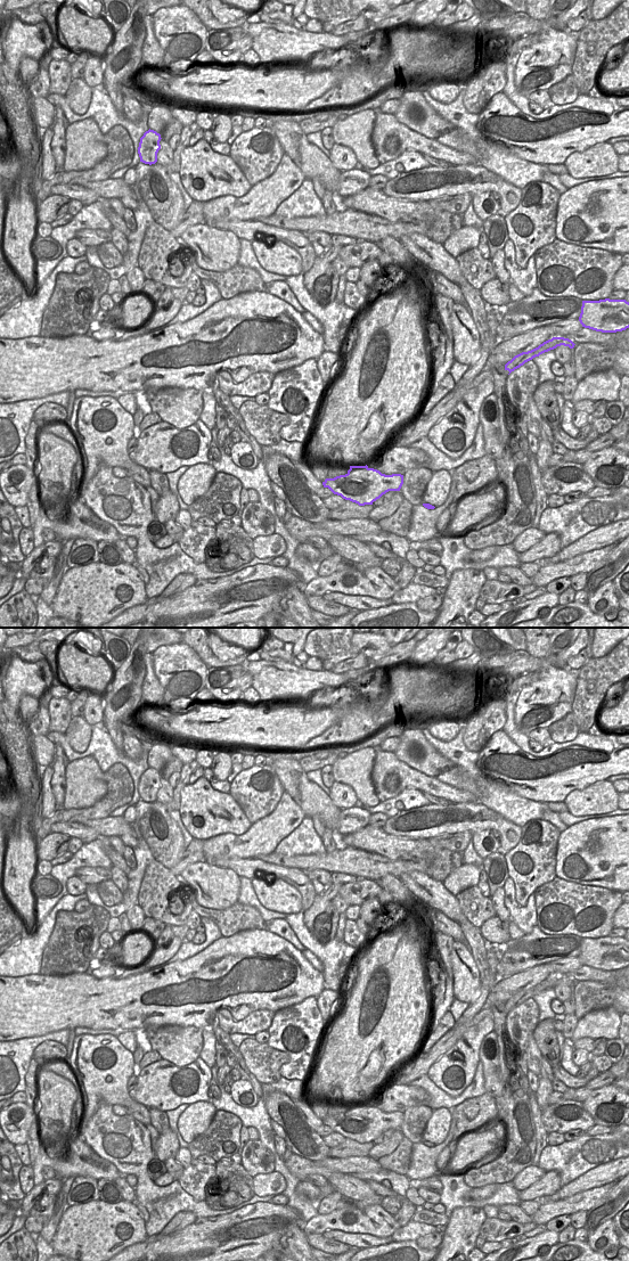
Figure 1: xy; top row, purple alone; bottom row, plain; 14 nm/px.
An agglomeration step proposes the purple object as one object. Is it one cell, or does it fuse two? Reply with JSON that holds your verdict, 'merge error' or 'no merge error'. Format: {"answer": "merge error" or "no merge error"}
{"answer": "no merge error"}

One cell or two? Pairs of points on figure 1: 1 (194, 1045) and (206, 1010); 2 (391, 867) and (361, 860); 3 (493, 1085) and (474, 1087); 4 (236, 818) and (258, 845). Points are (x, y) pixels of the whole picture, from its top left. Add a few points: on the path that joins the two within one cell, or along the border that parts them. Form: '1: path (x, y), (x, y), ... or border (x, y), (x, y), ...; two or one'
1: border (173, 1024), (194, 1025), (201, 1030); two
2: path (384, 866), (368, 865); one
3: border (480, 1059), (483, 1088), (487, 1091); two
4: border (252, 824), (242, 834), (222, 833), (220, 835); two

